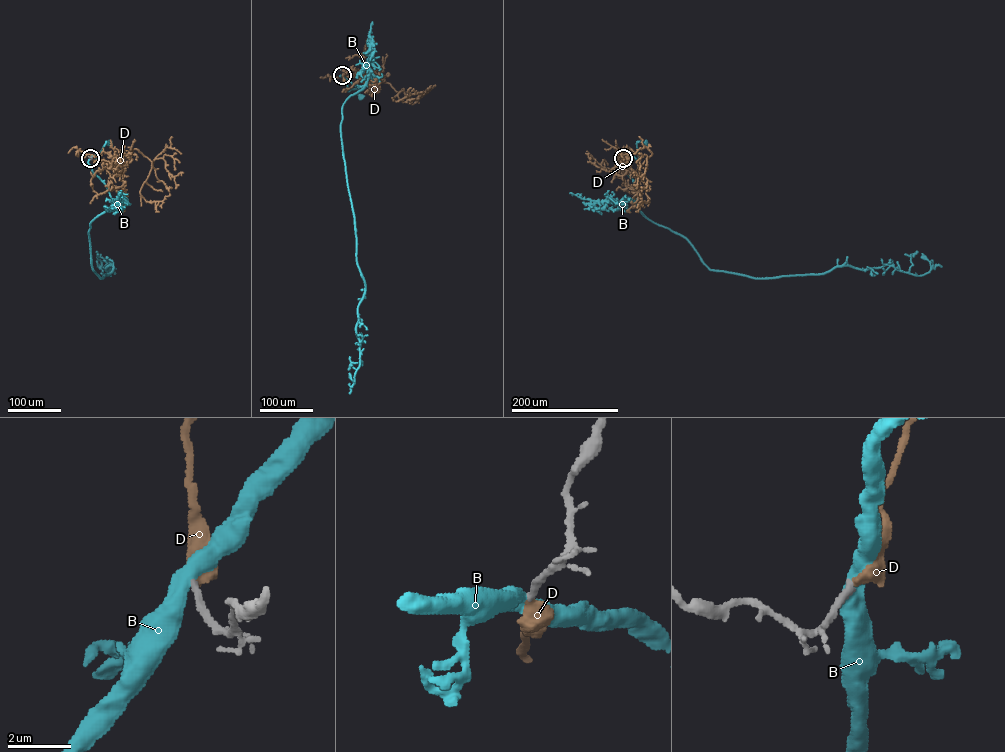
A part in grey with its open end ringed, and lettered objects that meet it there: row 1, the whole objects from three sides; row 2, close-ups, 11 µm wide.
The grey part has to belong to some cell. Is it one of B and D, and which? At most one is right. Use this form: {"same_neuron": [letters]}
{"same_neuron": ["D"]}

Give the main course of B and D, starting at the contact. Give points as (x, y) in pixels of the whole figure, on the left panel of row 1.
B: (90, 158), (95, 155), (95, 160), (105, 143), (109, 143)
D: (90, 158), (124, 165), (137, 149), (151, 162), (140, 194), (151, 203), (170, 194)

